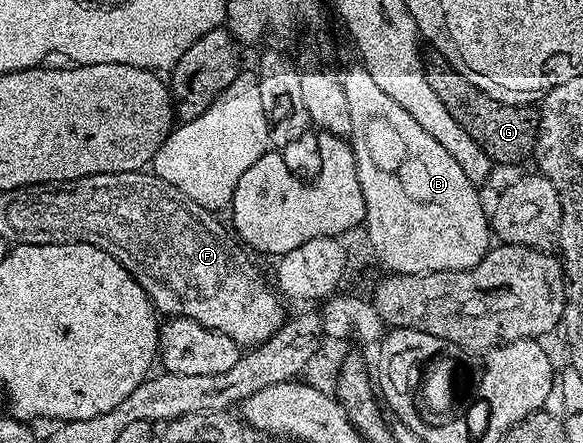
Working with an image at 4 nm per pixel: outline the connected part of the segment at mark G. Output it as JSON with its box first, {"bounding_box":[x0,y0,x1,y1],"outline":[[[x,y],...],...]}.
{"bounding_box":[424,48,540,165],"outline":[[[430,48],[424,54],[427,83],[431,83],[431,91],[439,95],[443,107],[451,111],[451,119],[479,143],[479,147],[489,156],[490,162],[501,165],[517,165],[520,161],[529,161],[533,156],[533,148],[537,142],[540,112],[532,104],[504,105],[501,101],[491,99],[479,87],[475,87],[459,71],[451,67],[451,63],[438,49]]]}

